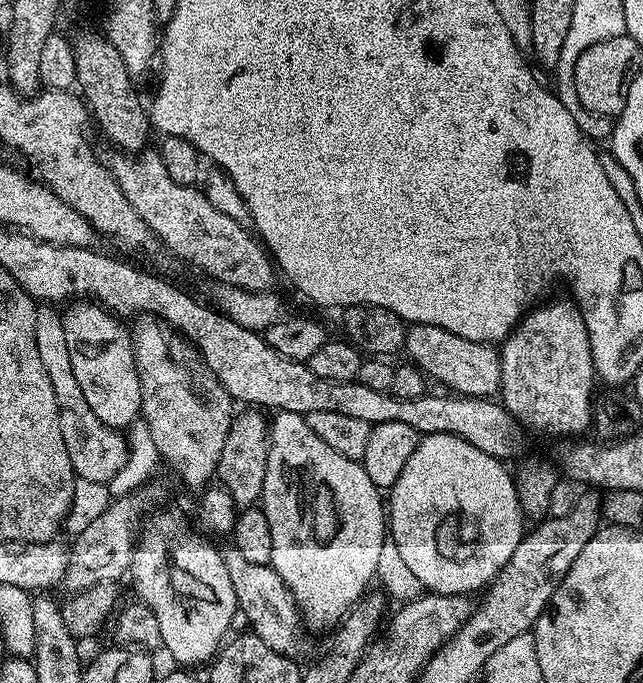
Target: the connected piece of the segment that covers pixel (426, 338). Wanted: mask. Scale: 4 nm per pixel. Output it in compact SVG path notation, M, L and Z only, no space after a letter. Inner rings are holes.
M414 324L408 328L404 339L407 359L433 381L445 384L445 389L463 397L492 398L500 391L500 353L491 344L470 342L470 338L458 338L442 326Z

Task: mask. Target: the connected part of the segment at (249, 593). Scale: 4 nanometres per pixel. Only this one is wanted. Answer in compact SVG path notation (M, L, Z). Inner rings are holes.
M231 546L225 547L223 553L226 570L230 573L230 582L234 585L236 606L246 614L251 635L262 638L262 642L266 642L270 650L278 650L278 654L283 656L301 658L300 656L306 655L312 648L311 642L308 641L309 629L286 582L282 582L282 578L272 569L271 564L249 562Z

